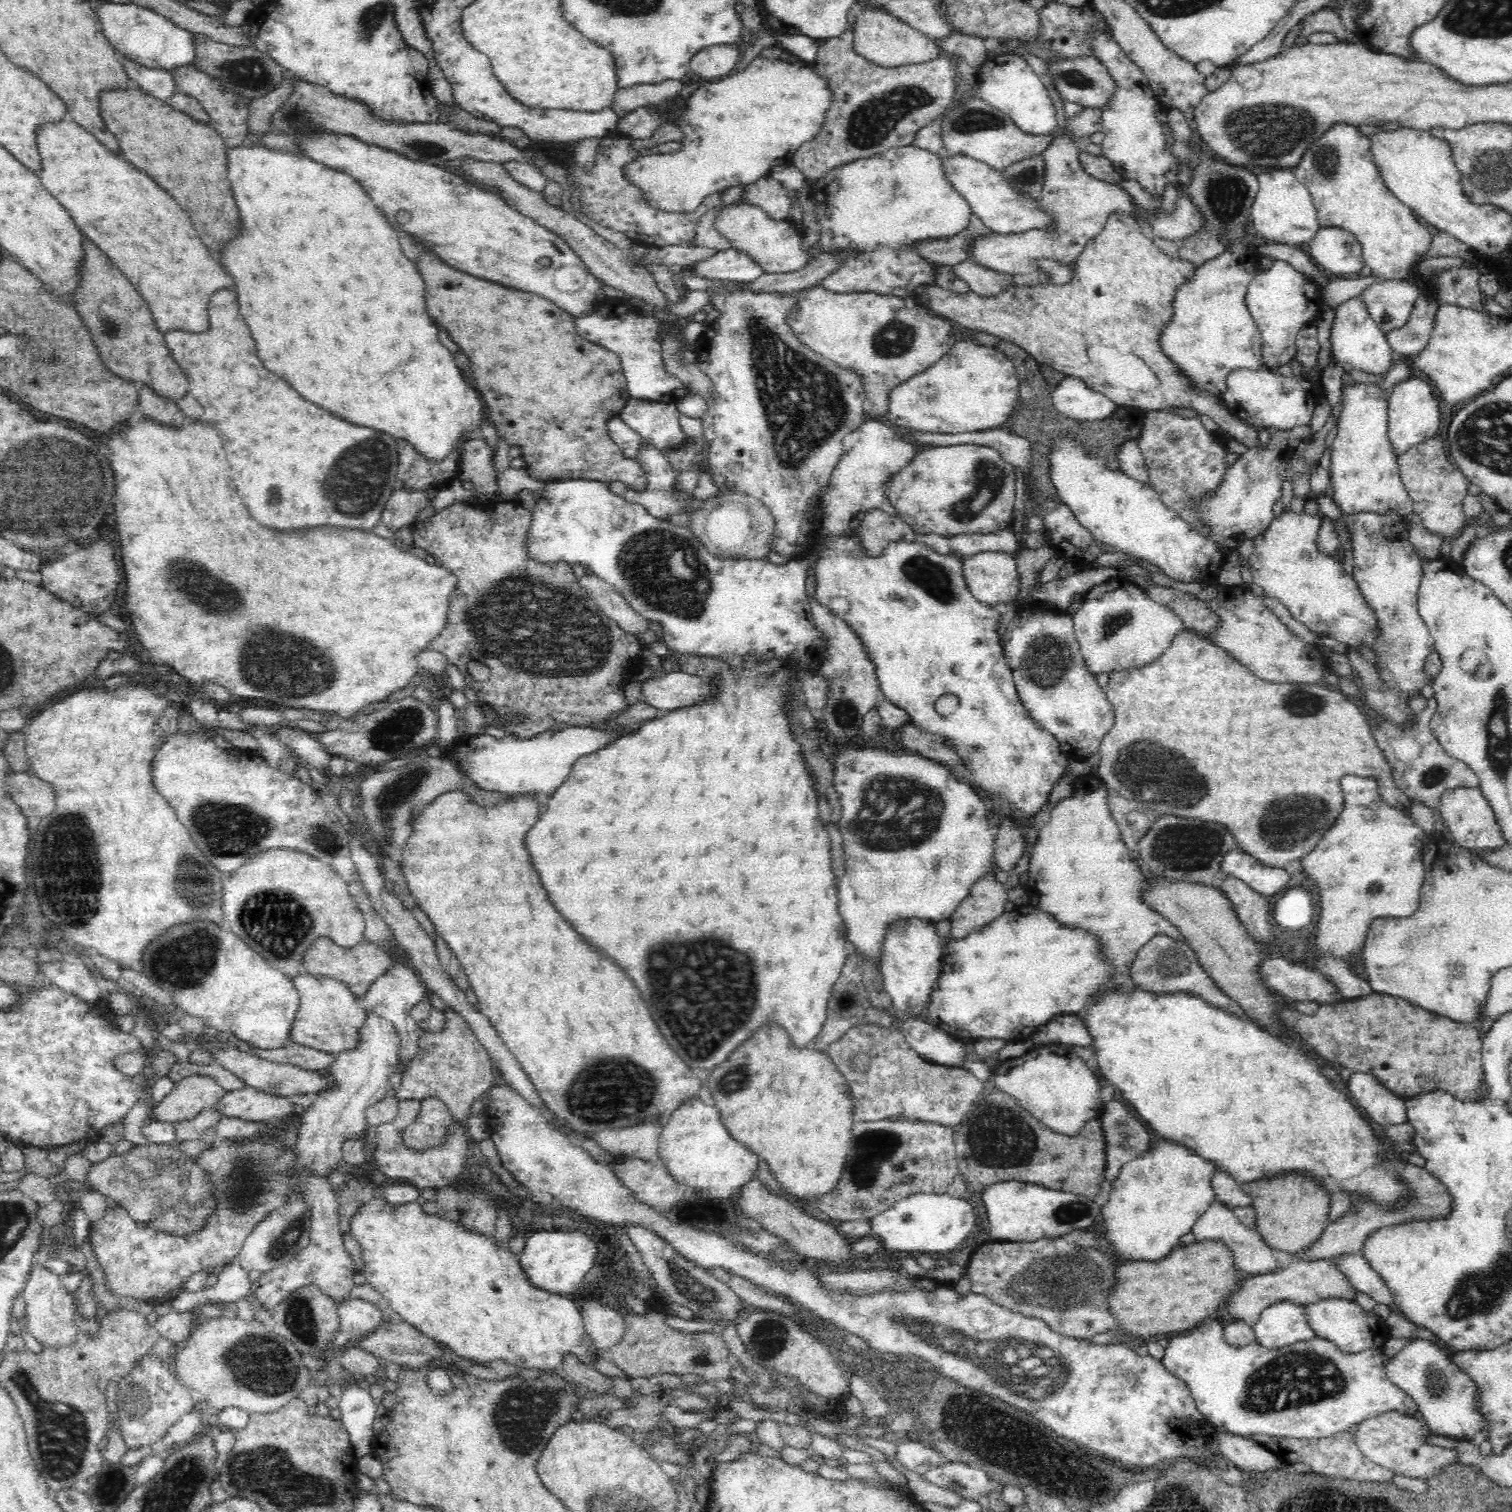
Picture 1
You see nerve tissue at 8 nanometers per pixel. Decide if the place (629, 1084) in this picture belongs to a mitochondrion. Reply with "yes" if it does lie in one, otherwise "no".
yes

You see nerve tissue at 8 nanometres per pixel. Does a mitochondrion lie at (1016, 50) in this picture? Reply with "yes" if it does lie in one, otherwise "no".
no

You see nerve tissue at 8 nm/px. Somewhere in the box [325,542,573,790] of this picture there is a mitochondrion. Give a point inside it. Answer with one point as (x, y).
(392, 733)

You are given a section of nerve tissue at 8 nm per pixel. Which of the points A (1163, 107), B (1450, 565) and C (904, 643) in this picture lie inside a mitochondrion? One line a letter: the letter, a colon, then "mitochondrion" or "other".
A: other
B: other
C: other

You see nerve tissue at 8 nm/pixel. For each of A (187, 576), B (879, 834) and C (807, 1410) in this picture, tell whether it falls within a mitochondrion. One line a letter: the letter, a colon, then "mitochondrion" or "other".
A: mitochondrion
B: mitochondrion
C: other

